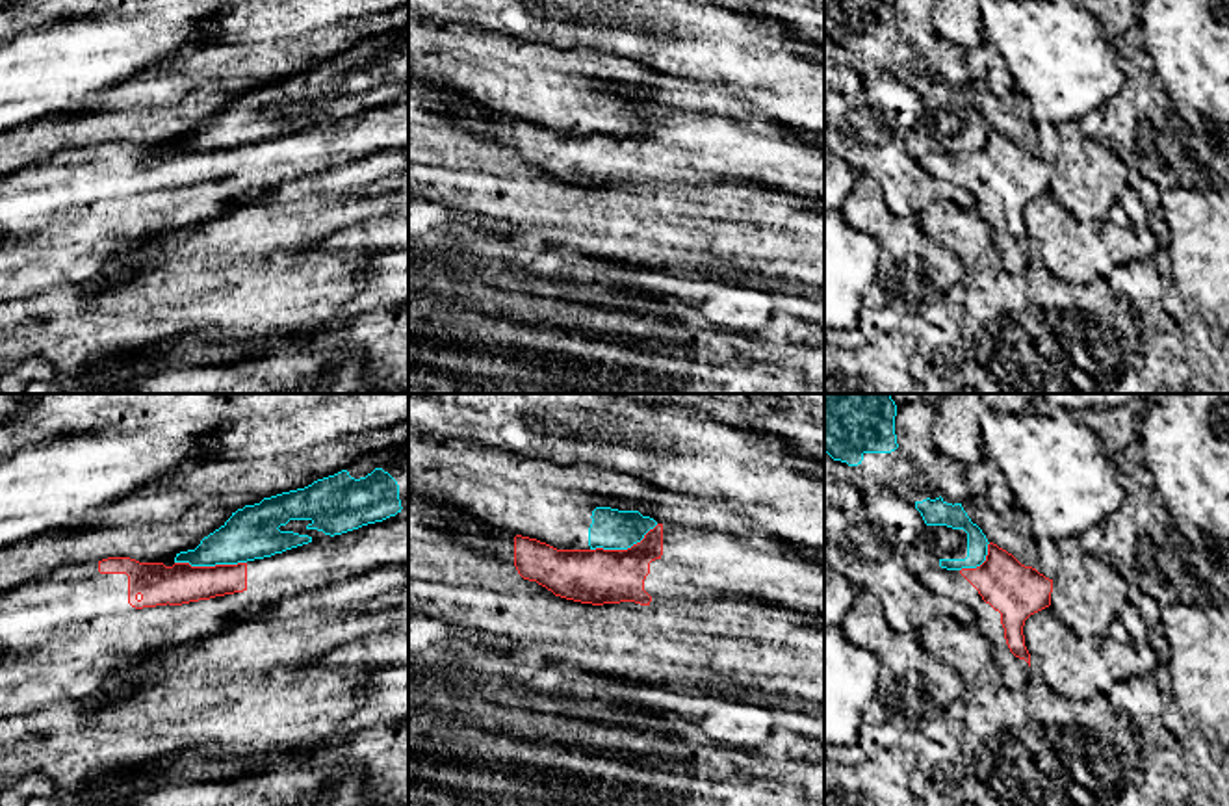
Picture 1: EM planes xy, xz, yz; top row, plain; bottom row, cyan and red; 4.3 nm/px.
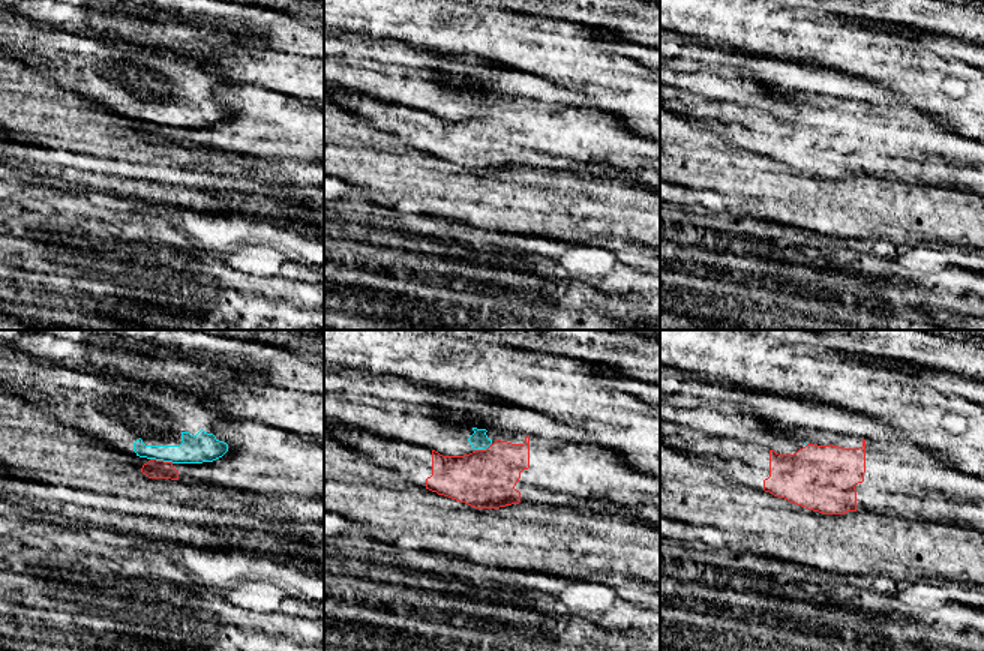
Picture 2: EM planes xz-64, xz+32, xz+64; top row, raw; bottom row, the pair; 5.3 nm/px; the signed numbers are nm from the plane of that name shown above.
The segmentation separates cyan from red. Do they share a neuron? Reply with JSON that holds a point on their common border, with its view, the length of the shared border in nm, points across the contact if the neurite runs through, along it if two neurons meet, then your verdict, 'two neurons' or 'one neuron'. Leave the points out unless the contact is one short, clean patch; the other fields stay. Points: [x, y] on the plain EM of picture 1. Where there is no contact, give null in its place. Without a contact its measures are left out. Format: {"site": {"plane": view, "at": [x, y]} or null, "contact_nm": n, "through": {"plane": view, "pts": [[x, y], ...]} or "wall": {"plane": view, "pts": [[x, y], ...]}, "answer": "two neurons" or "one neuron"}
{"site": {"plane": "xy", "at": [210, 149]}, "contact_nm": 320, "wall": {"plane": "xy", "pts": [[175, 145], [190, 149], [245, 147]]}, "answer": "two neurons"}

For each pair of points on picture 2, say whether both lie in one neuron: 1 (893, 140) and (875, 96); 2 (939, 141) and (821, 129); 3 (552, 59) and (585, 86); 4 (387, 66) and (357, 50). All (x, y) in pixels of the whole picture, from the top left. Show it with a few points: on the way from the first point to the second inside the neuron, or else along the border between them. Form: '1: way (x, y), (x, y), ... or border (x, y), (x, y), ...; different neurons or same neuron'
1: way (882, 129), (879, 107); same neuron
2: way (909, 141), (896, 141), (885, 137), (851, 137); same neuron
3: way (560, 63), (578, 78); same neuron
4: way (380, 66), (374, 66), (365, 57); same neuron

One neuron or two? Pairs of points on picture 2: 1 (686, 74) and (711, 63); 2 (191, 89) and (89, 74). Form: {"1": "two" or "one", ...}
{"1": "one", "2": "one"}

